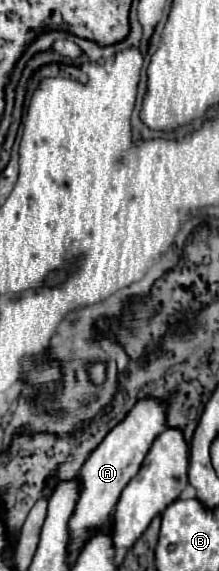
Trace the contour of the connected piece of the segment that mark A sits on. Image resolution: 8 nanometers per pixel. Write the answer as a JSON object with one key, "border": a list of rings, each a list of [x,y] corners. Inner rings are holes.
{"border":[[[156,397],[140,399],[126,417],[108,431],[108,435],[102,439],[102,443],[88,455],[86,463],[82,465],[78,477],[82,481],[80,499],[76,503],[76,511],[70,517],[70,551],[78,551],[78,545],[86,541],[86,533],[94,529],[94,525],[102,525],[106,517],[112,515],[114,505],[122,493],[122,489],[128,485],[128,481],[138,473],[146,453],[150,451],[154,439],[166,429],[166,401]]]}

